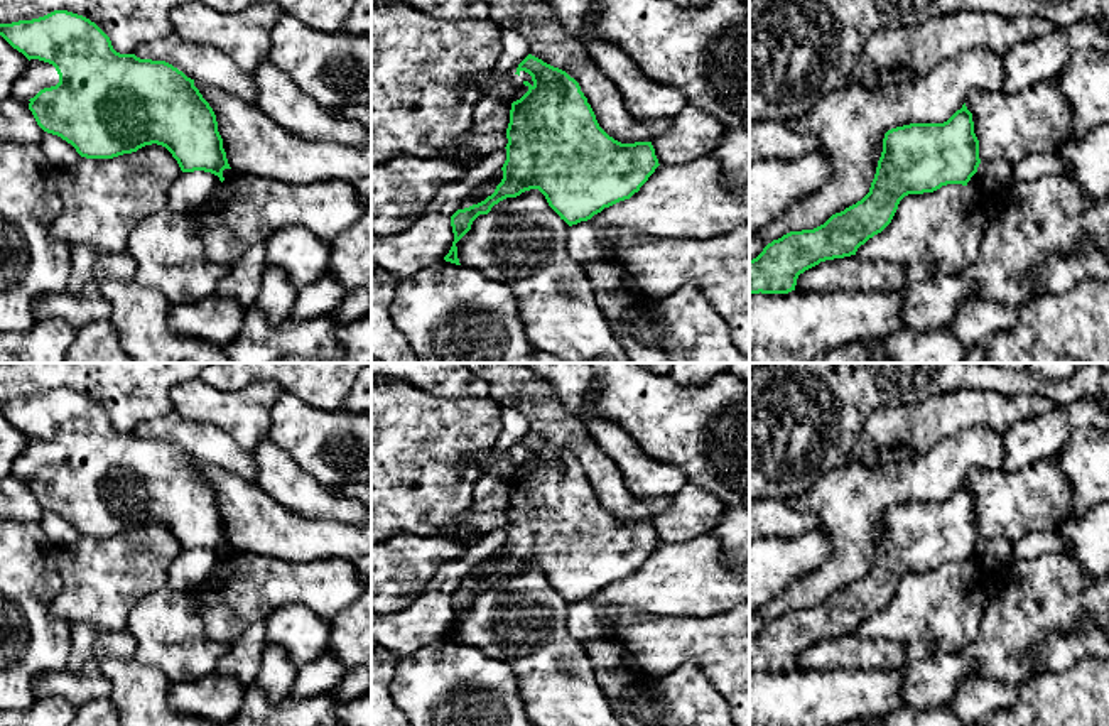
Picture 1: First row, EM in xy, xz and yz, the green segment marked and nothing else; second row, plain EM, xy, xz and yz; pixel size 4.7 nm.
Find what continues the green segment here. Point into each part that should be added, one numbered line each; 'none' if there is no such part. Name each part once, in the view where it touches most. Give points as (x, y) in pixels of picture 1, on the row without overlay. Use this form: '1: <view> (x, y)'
none

